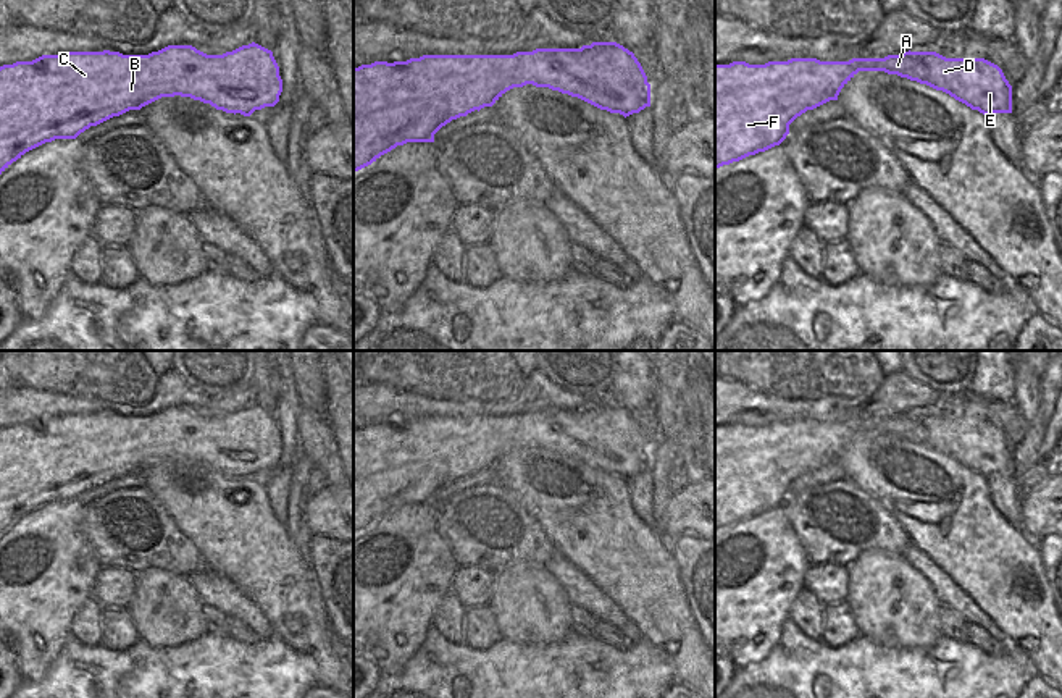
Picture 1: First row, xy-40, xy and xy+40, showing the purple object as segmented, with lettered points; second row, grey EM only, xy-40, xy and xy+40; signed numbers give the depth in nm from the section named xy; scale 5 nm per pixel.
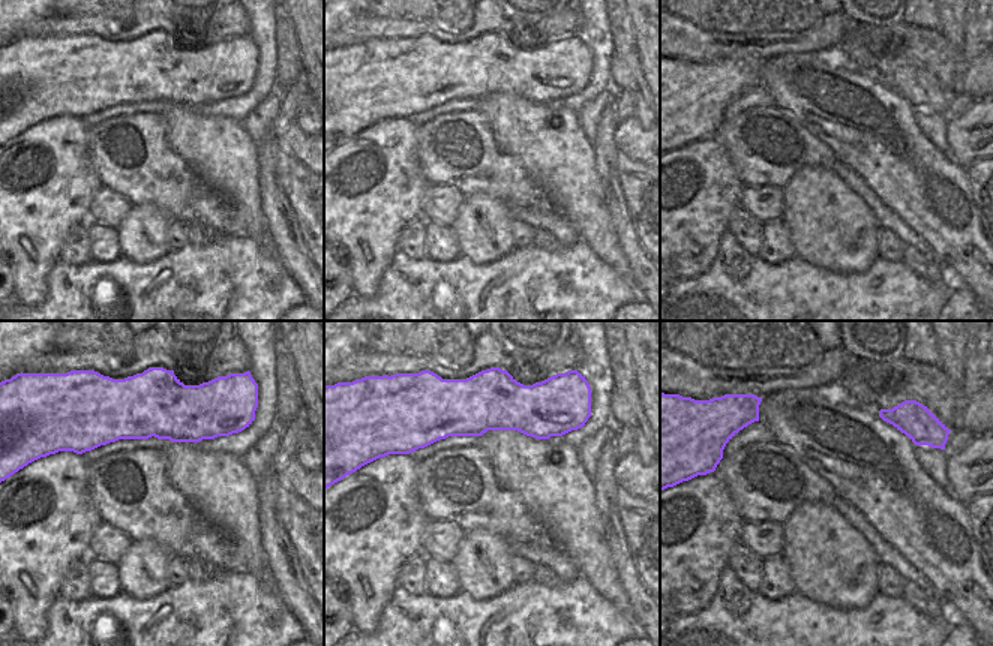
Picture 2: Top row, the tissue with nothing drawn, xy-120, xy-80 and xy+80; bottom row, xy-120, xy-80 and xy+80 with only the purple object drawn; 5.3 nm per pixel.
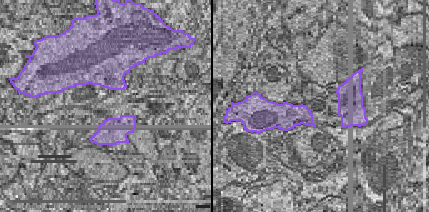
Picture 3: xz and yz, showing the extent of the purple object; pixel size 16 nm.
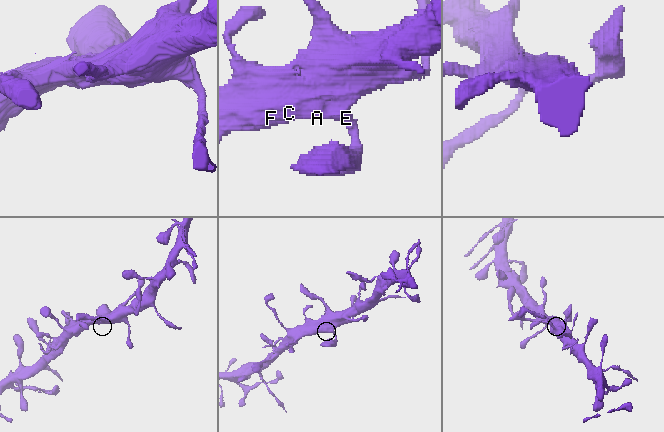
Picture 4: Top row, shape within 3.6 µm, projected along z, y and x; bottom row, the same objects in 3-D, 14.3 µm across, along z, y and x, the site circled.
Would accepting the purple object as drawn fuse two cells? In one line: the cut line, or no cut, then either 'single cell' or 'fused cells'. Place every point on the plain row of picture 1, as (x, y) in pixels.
no cut | single cell

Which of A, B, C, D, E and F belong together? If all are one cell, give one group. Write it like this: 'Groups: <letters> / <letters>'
Groups: A B C D E F.

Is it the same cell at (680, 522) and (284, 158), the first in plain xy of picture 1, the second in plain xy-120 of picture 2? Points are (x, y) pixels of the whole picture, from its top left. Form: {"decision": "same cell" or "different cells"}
{"decision": "different cells"}

